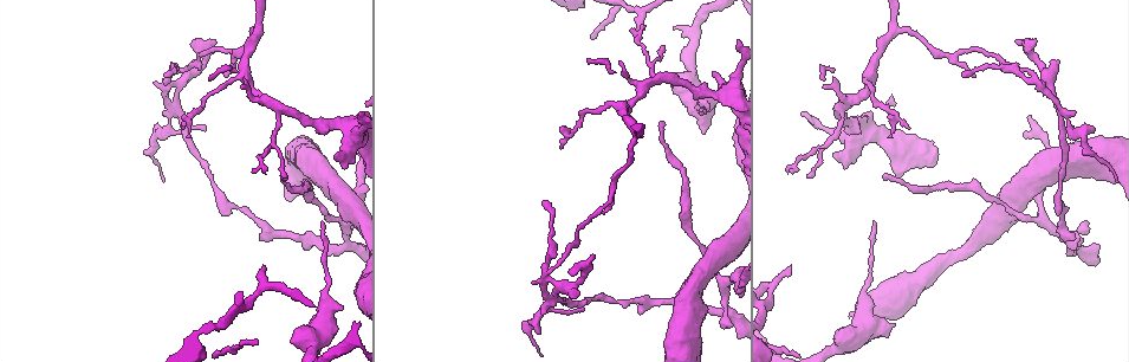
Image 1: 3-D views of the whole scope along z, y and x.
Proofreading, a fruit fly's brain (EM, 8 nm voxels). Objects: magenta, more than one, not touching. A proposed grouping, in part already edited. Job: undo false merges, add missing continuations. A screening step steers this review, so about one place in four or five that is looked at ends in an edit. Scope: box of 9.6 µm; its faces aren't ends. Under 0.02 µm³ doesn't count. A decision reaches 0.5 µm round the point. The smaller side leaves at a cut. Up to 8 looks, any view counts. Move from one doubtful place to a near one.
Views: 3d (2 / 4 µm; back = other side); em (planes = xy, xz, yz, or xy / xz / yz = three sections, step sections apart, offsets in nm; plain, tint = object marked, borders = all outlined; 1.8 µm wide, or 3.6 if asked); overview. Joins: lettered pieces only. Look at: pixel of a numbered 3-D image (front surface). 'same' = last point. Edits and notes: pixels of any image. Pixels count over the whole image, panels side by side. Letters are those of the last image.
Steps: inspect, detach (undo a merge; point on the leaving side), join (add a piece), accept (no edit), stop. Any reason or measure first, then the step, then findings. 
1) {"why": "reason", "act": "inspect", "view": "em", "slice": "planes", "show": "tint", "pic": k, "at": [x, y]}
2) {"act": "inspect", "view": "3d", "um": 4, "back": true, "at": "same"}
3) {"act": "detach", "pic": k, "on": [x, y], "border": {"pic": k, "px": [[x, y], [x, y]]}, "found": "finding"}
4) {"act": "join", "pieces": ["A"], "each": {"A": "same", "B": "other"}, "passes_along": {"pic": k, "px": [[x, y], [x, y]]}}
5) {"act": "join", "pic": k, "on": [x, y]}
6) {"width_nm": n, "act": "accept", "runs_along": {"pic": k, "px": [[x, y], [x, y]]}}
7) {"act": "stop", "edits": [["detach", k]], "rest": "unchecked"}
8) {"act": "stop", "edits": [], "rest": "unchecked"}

{"why": "thin end", "act": "inspect", "view": "em", "slice": "yz", "step": 4, "show": "borders", "pic": 1, "at": [790, 265]}

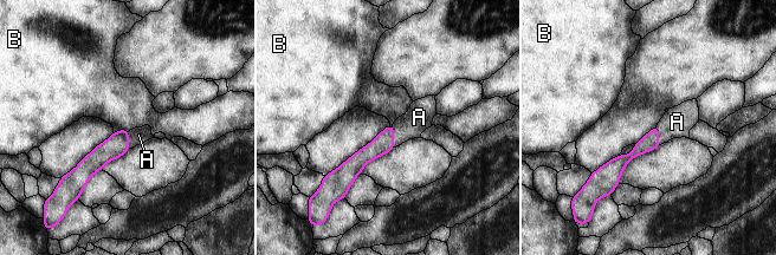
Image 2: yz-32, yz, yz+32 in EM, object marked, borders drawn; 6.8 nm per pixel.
{"width_nm": 120, "act": "join", "pieces": ["A"], "each": {"A": "same", "B": "other"}, "passes_along": {"pic": 2, "px": [[383, 143], [393, 136], [419, 117]]}, "found": "the cell continues"}

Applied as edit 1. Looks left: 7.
{"why": "a fork", "act": "inspect", "view": "em", "slice": "xy", "step": 16, "show": "tint", "pic": 1, "at": [844, 107]}

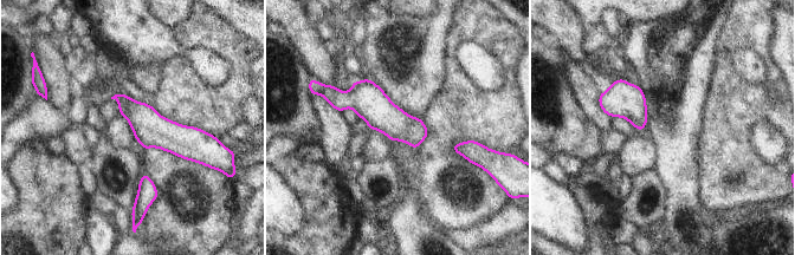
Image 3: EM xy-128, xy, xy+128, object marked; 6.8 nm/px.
{"why": "cut it another way", "act": "inspect", "view": "em", "slice": "planes", "show": "tint", "at": "same"}

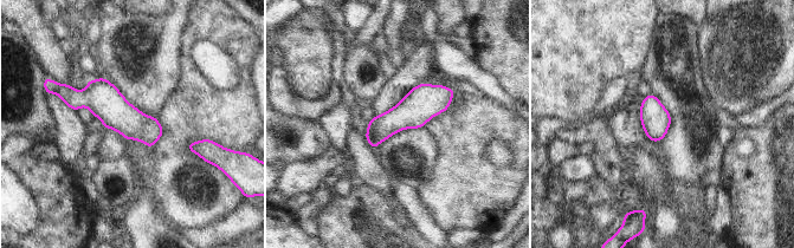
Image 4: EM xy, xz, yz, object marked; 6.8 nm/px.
{"why": "what lies round it", "act": "inspect", "view": "em", "slice": "planes", "show": "borders", "at": "same"}

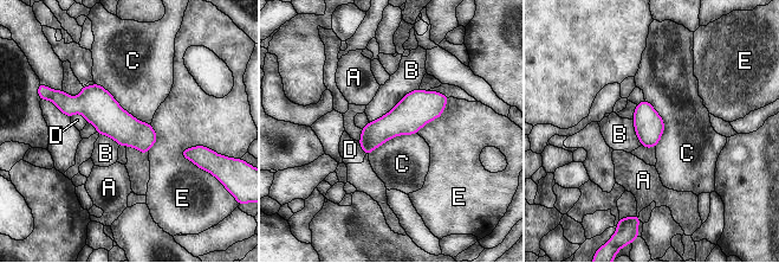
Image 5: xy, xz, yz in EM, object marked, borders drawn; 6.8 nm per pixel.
{"act": "accept", "each": {"A": "other", "B": "other", "C": "other", "D": "other", "E": "other"}, "found": "continuous, no second cell"}

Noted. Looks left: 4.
{"why": "three-way junction", "act": "inspect", "view": "em", "slice": "planes", "show": "borders", "pic": 1, "at": [347, 244]}

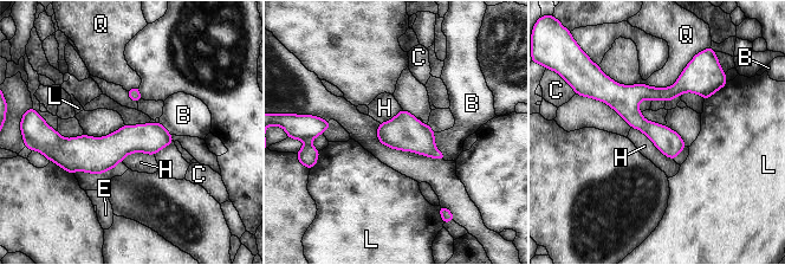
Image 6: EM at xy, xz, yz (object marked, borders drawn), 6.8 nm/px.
{"width_nm": 170, "act": "accept", "each": {"B": "other", "C": "other", "E": "other", "H": "other", "L": "other", "Q": "other"}, "border": {"pic": 6, "px": [[631, 127], [640, 130], [673, 160]]}, "found": "continuous, no second cell"}

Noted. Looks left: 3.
{"act": "stop", "edits": [["join", 2]], "rest": "unchecked"}

